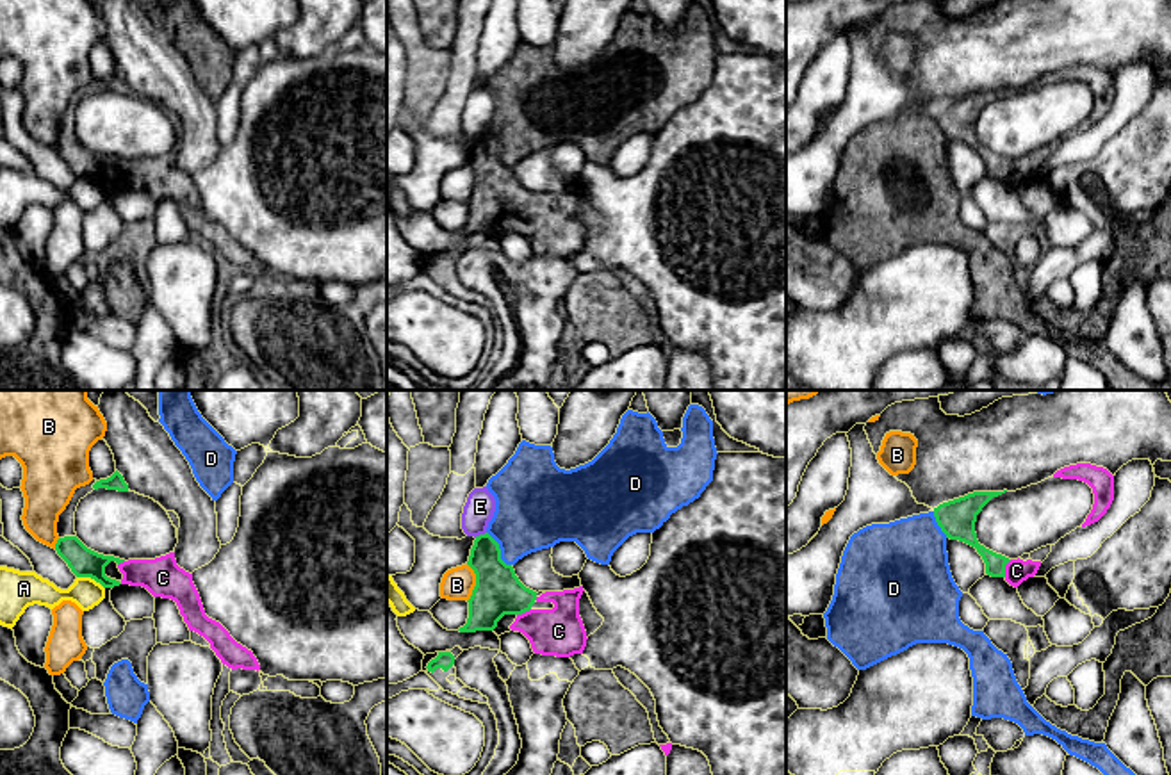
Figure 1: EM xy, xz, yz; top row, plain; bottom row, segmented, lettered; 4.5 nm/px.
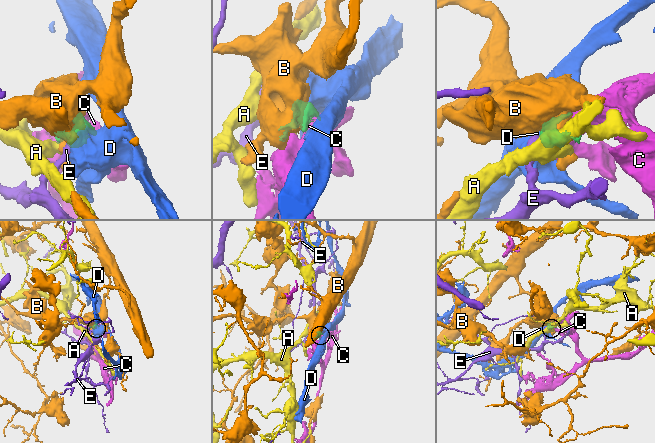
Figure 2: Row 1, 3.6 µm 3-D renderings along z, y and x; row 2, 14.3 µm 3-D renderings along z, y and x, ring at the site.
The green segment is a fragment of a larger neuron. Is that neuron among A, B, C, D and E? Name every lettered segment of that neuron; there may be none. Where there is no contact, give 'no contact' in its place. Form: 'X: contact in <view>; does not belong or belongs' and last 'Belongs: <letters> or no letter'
A: contact in xy; does not belong
B: contact in xz; does not belong
C: contact in yz; belongs
D: contact in xz; does not belong
E: contact in xz; does not belong
Belongs: C

